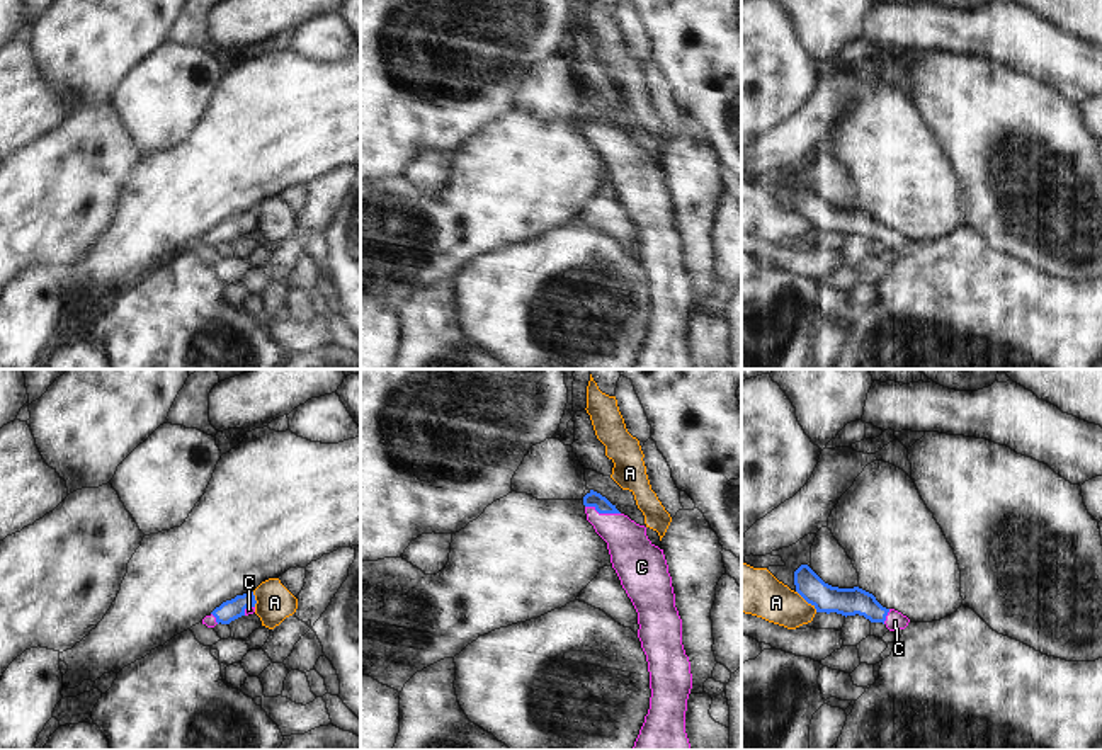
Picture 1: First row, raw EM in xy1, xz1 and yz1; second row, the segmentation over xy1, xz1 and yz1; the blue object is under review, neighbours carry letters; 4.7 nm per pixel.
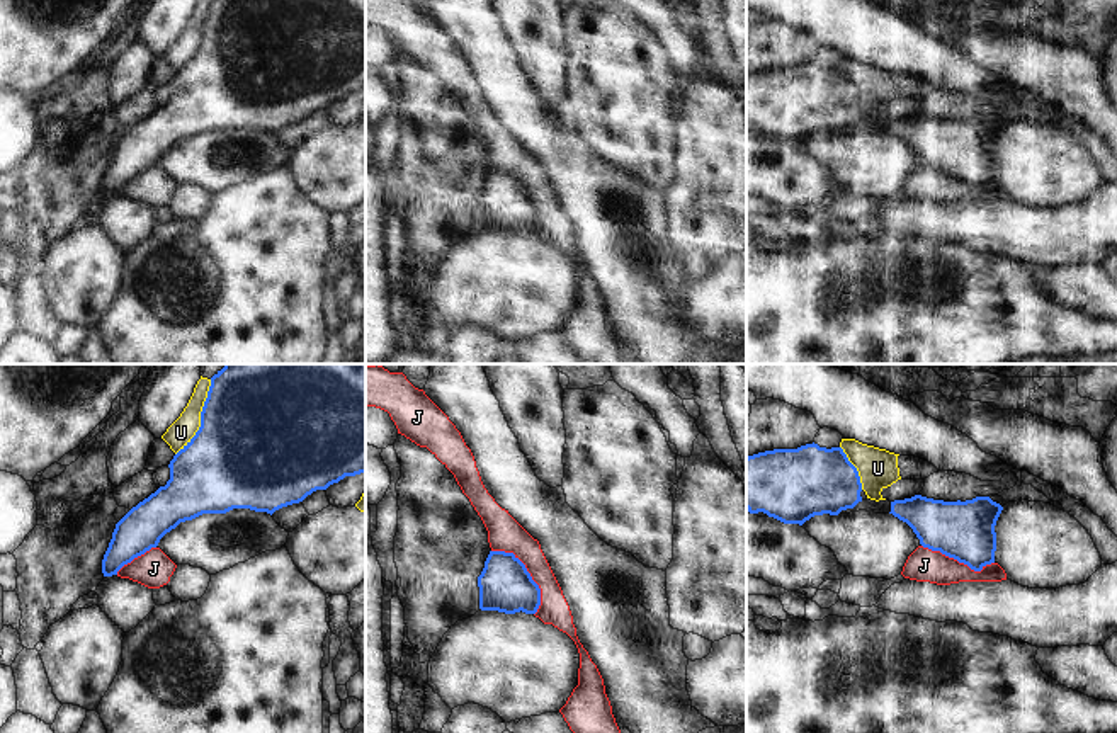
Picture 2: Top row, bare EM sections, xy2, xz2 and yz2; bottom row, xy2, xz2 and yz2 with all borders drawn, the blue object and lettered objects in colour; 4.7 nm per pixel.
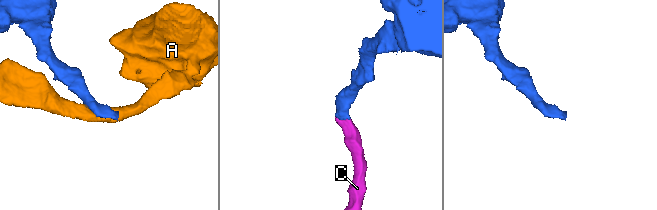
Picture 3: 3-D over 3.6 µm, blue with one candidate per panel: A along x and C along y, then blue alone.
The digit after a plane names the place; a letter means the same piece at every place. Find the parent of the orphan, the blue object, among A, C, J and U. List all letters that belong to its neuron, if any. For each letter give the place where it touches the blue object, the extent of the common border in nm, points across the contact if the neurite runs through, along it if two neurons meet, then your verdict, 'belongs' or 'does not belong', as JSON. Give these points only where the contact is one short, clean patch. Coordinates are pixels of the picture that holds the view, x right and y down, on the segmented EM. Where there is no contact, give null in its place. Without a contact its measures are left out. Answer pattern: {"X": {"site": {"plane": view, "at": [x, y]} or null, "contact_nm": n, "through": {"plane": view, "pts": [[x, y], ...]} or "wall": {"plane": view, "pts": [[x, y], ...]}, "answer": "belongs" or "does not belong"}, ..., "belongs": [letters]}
{"A": {"site": {"plane": "yz1", "at": [806, 601]}, "contact_nm": 140, "answer": "does not belong"}, "C": {"site": {"plane": "xz1", "at": [602, 512]}, "contact_nm": 170, "through": {"plane": "xz1", "pts": [[602, 505], [602, 512], [626, 539], [631, 553]]}, "answer": "belongs"}, "J": {"site": {"plane": "xz2", "at": [529, 573]}, "contact_nm": 380, "answer": "does not belong"}, "U": {"site": {"plane": "xy2", "at": [201, 417]}, "contact_nm": 400, "answer": "does not belong"}, "belongs": ["C"]}

